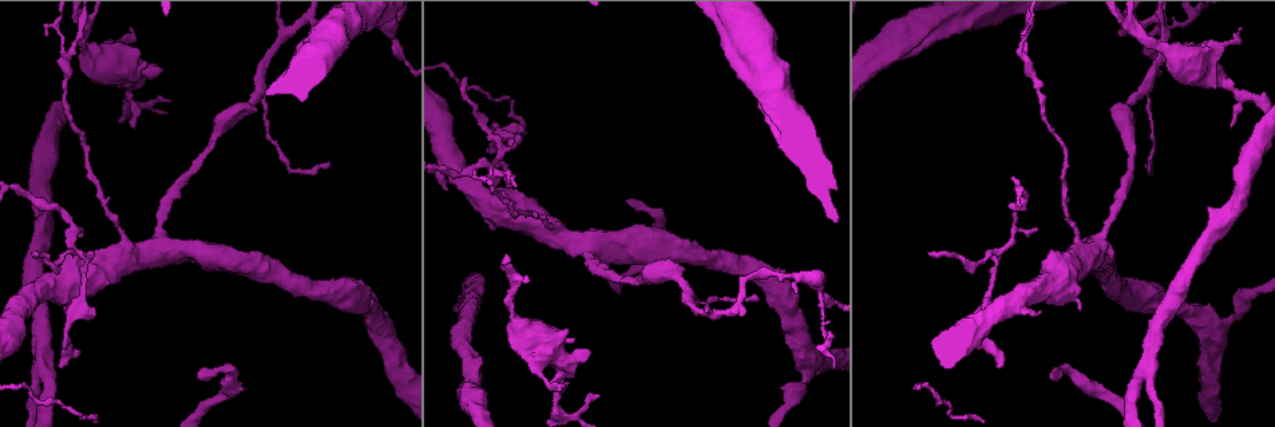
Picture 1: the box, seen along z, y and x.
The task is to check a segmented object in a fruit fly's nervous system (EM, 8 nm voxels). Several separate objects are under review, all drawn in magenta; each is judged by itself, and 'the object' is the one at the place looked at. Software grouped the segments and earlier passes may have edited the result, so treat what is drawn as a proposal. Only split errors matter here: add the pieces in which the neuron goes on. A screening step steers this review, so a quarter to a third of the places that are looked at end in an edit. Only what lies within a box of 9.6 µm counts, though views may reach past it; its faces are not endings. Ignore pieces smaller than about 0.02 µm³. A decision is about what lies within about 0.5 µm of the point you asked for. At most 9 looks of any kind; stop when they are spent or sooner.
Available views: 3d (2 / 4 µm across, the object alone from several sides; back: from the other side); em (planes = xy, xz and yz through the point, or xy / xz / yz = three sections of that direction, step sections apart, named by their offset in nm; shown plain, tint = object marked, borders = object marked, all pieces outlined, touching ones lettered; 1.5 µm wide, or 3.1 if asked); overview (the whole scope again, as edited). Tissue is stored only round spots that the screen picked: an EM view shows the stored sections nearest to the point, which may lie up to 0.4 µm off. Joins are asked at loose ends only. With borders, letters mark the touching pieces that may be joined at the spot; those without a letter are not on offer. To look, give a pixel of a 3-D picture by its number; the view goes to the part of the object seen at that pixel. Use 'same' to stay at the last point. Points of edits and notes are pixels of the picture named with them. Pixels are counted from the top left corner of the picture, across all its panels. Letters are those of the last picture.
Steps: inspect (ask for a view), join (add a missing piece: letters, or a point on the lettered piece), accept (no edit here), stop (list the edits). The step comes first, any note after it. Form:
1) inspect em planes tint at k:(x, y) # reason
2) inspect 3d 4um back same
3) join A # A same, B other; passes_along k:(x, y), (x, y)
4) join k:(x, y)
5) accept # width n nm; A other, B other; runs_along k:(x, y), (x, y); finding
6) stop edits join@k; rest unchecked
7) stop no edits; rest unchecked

inspect 3d 2um at 1:(488, 149) # an open end

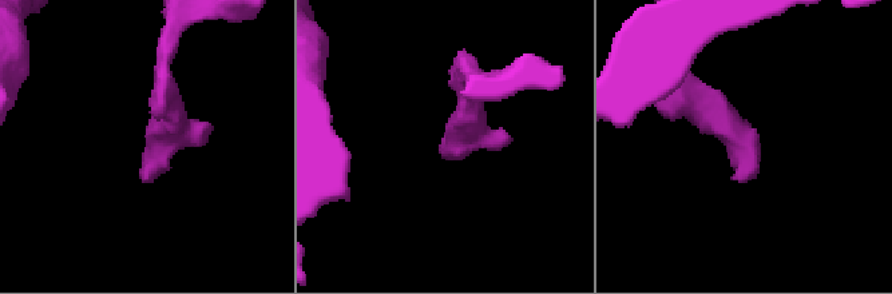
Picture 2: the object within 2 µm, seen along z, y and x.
inspect em planes borders at 2:(443, 151)

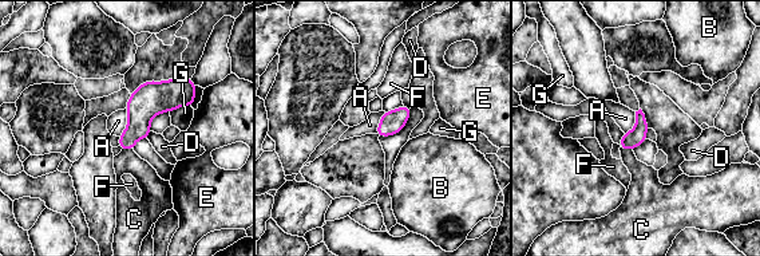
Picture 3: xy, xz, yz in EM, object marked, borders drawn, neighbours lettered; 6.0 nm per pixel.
join 3:(645, 185) # A other, B other, C same, D other, E other, F other, G other; passes_along 3:(630, 140), (626, 149), (645, 185); it goes on there

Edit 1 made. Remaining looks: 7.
inspect overview # redraw

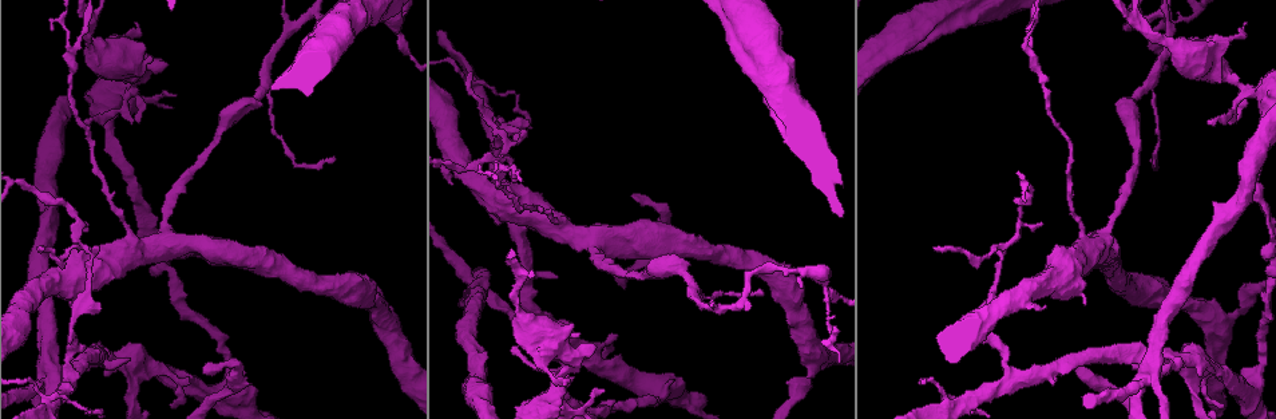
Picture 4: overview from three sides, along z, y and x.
inspect 3d 2um at 4:(1058, 375) # branch stops here

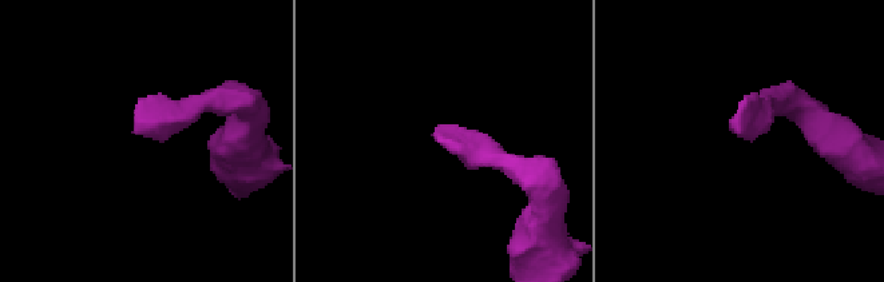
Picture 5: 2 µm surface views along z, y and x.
inspect em xy step 4 borders at 5:(436, 137)

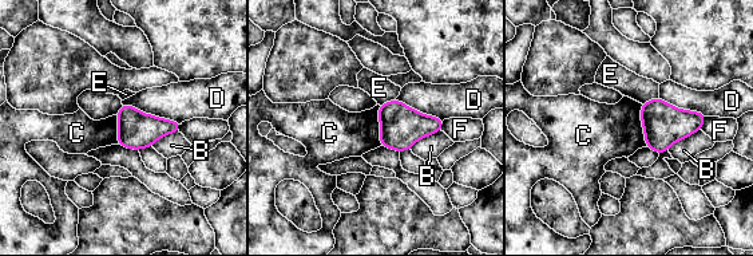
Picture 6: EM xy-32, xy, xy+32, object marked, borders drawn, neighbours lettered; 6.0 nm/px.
inspect em planes borders same

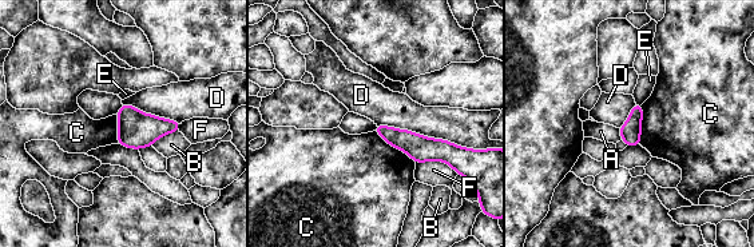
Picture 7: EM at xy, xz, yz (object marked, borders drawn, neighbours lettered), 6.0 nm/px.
accept # A other, B other, C other, D other, E other, F other; runs_along 7:(379, 127), (419, 148), (451, 151); no lettered piece goes on from it

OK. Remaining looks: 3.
inspect em xz step 4 borders at 4:(306, 38) # stops while still wide

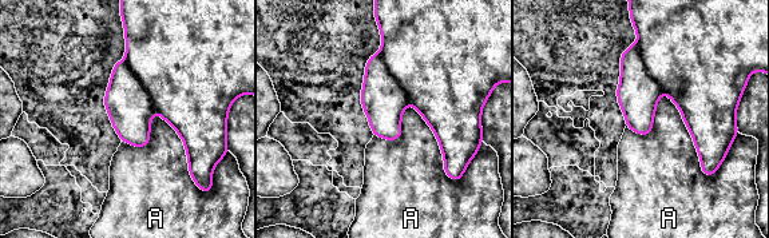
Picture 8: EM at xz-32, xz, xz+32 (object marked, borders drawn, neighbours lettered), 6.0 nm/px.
accept # longest_contact A 600 nm; A other; border 8:(626, 125), (708, 175); no lettered piece goes on from it

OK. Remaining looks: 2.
inspect em planes borders at 4:(563, 385)

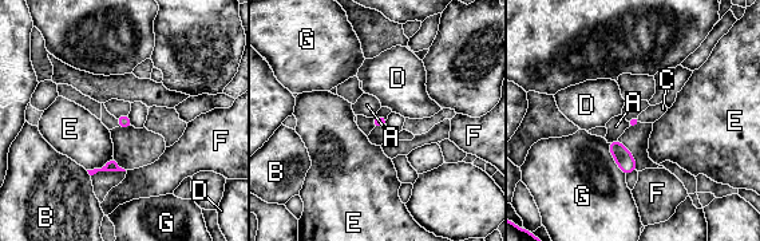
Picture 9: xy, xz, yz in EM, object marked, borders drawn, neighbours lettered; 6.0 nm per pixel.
join 9:(377, 137) # A other, B other, C same, D other, E other, F other, G other; passes_along 9:(379, 121), (379, 126), (377, 137); the neuron continues

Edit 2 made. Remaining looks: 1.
stop edits join@3, join@9; rest unchecked

